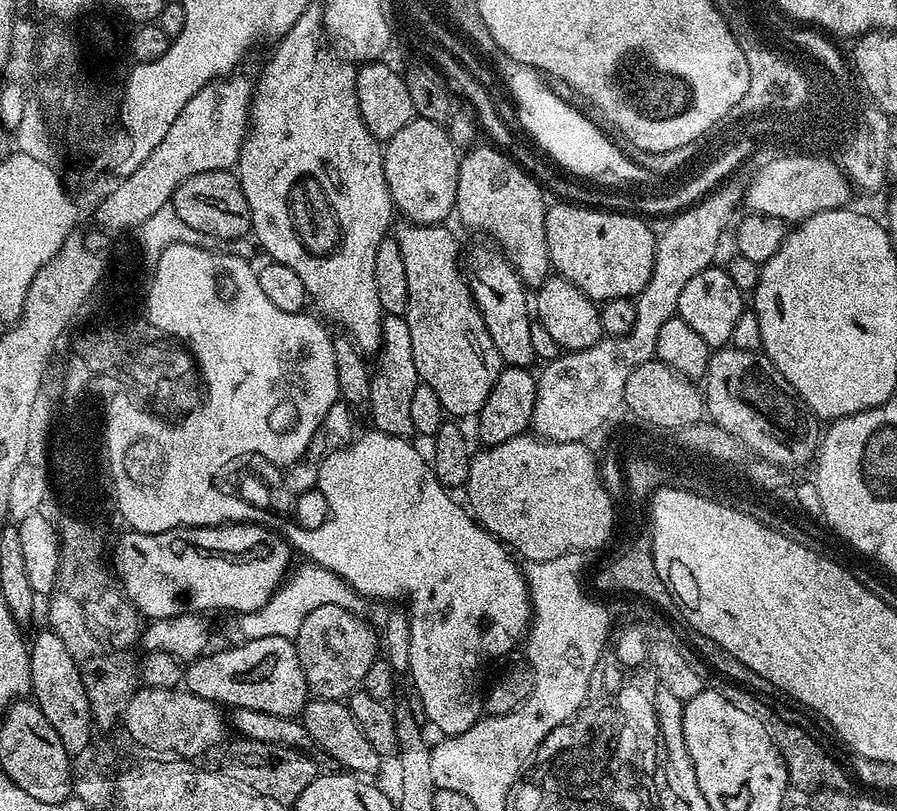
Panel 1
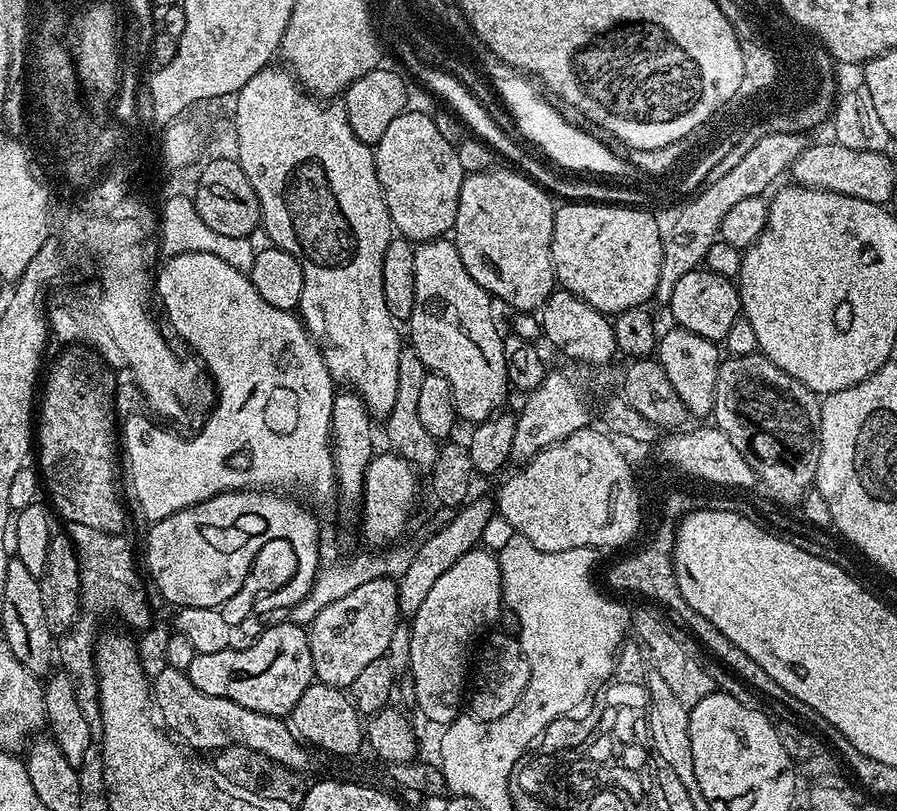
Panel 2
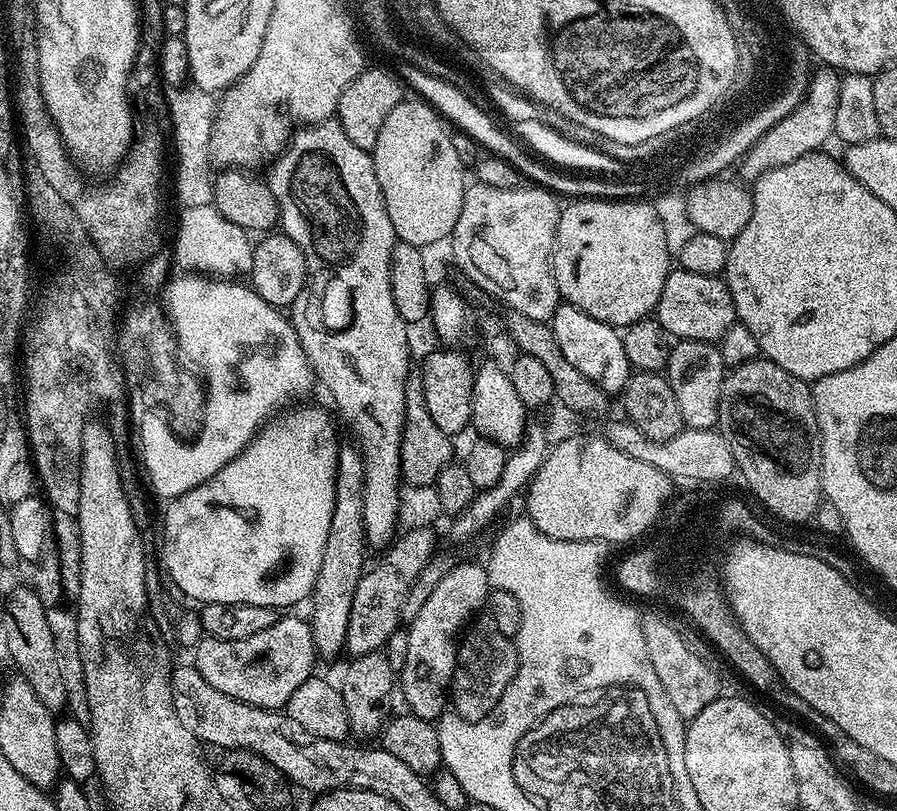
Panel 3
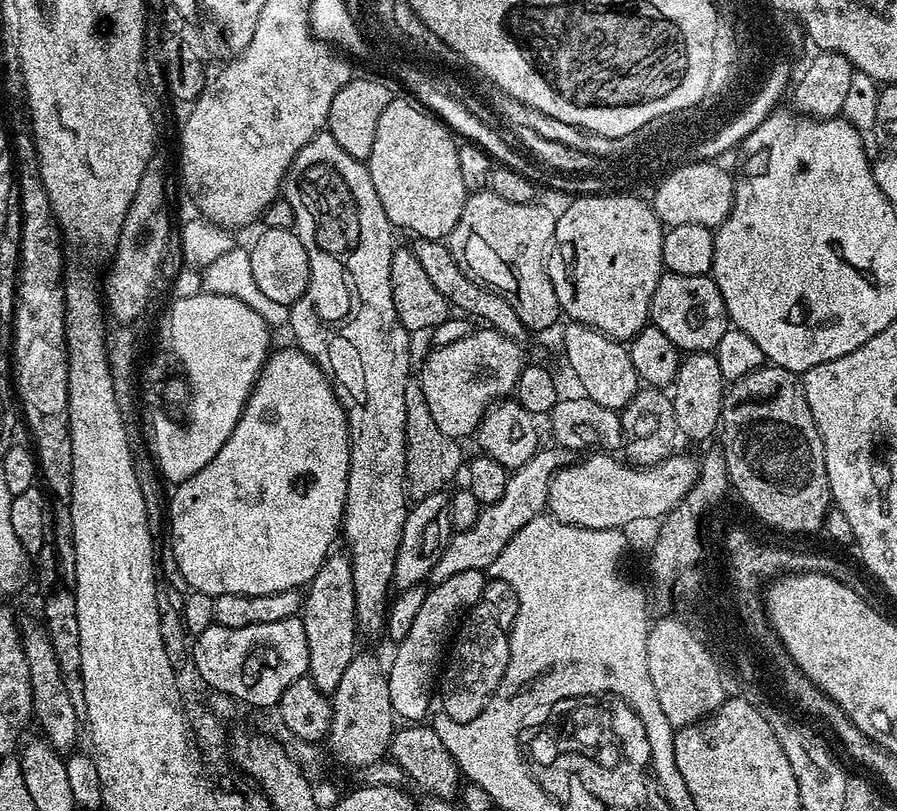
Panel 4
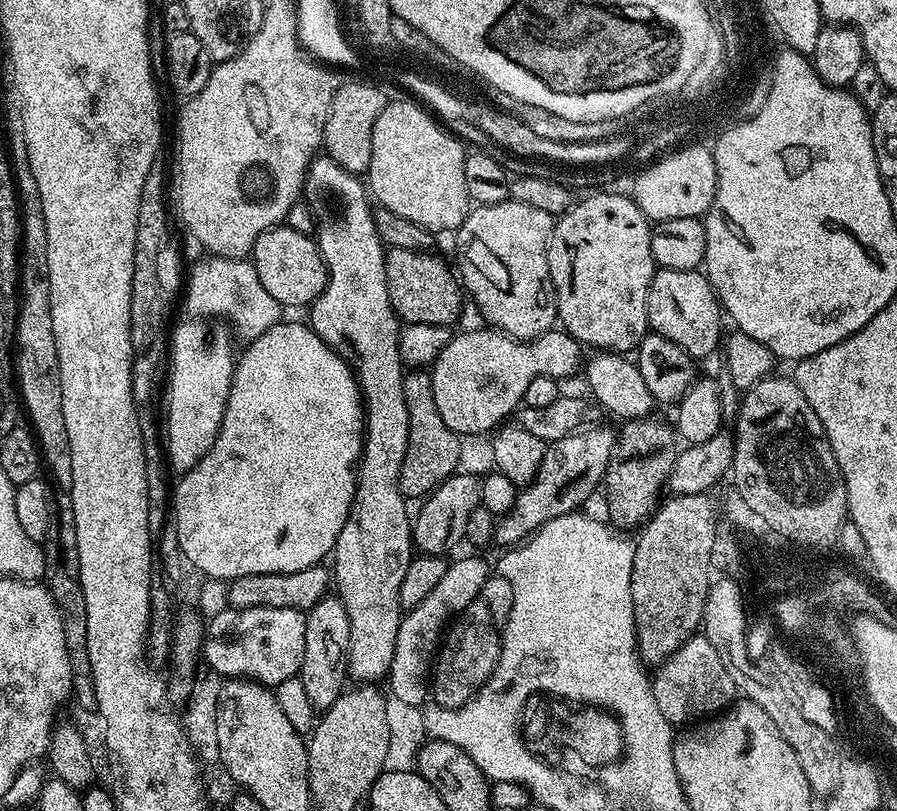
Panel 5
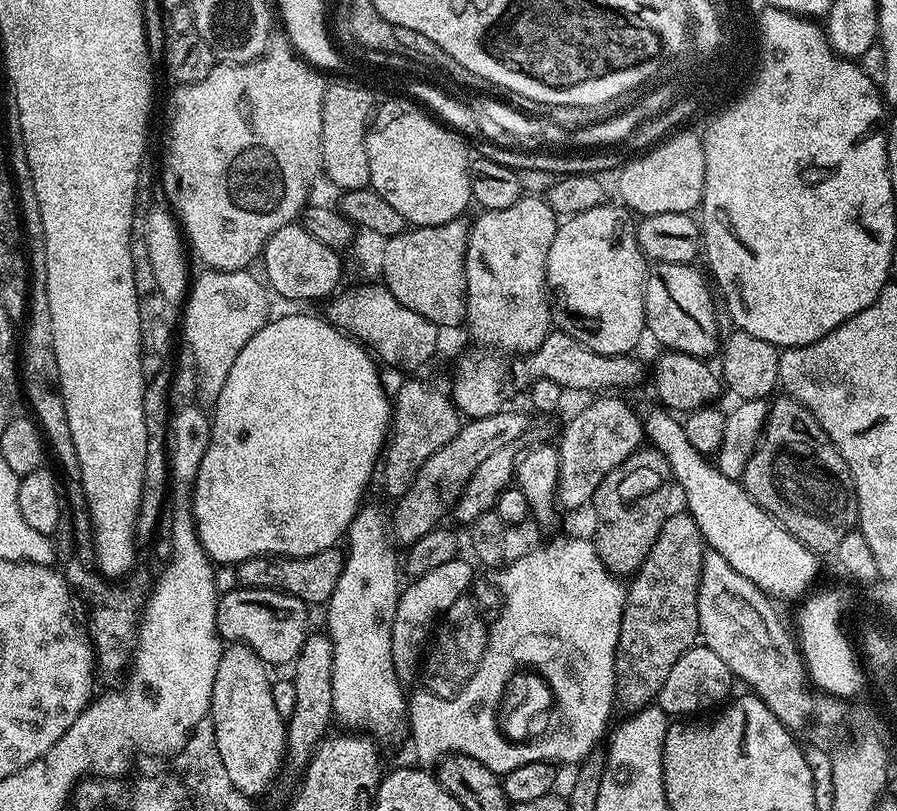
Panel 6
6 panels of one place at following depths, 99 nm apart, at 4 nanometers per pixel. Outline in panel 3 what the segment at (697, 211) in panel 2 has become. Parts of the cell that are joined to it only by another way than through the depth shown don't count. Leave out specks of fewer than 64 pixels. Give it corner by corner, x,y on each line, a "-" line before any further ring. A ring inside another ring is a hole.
820,66
811,73
808,81
807,95
790,114
786,114
773,128
766,130
754,142
752,148
745,152
739,161
739,179
744,182
755,182
763,172
789,164
798,158
815,153
829,139
833,139
836,127
834,114
838,110
838,94
840,93
840,76
827,66

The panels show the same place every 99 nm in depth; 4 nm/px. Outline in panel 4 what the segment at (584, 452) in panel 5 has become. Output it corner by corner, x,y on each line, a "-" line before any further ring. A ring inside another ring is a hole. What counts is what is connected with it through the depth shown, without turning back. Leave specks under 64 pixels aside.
559,446
541,447
540,451
530,458
522,466
518,466
509,475
506,482
506,491
502,493
502,498
498,502
483,505
478,514
478,522
470,526
470,530
465,532
453,531
448,539
448,545
442,550
442,558
434,562
434,568
429,572
429,581
433,585
441,584
446,578
452,578
455,574
460,574
465,570
478,570
484,572
502,554
502,549
506,547
506,542
526,526
526,522
534,522
548,507
548,482
569,463
570,452

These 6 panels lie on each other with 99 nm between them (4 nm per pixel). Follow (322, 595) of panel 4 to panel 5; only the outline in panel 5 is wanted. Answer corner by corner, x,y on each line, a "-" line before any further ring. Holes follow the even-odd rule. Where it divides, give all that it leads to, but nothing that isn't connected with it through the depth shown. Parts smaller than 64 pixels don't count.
327,596
306,614
306,643
298,673
310,702
318,712
329,709
345,689
349,648
349,616
336,596

